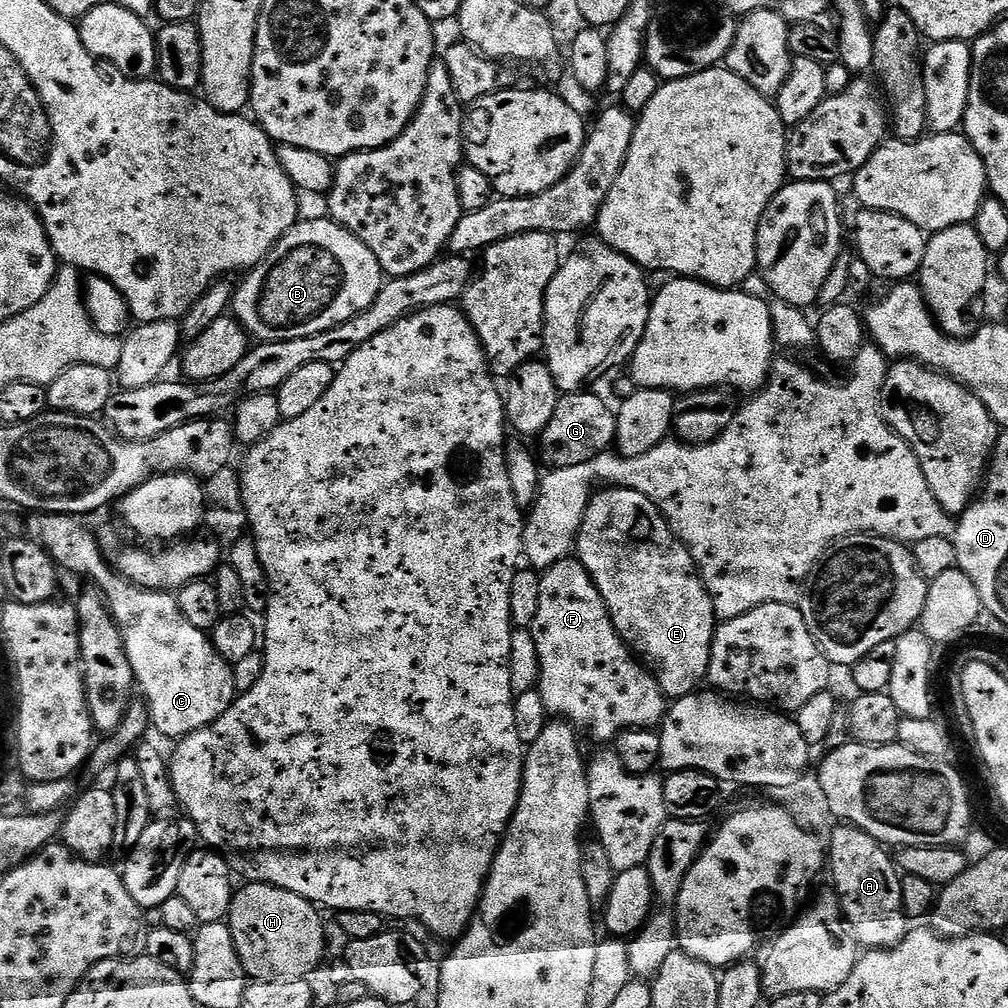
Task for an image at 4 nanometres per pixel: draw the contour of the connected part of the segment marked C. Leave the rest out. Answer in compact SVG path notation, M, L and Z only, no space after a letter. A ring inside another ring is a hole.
M32 514L27 517L26 532L35 540L61 569L69 568L76 576L88 580L89 585L104 598L108 605L108 613L114 618L118 630L122 634L122 642L126 650L126 658L130 658L132 678L135 687L142 695L143 703L148 706L148 718L153 729L156 728L164 736L183 738L210 726L236 699L236 676L233 665L225 662L214 650L209 633L198 630L198 626L190 626L186 618L178 610L178 602L172 592L155 592L153 588L140 588L120 575L111 563L104 561L105 549L96 540L91 530L84 525L83 519L67 514Z

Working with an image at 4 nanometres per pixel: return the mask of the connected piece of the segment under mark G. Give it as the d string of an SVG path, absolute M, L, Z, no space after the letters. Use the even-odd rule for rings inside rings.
M592 390L561 395L560 401L556 403L554 418L546 422L539 434L539 459L549 469L582 466L582 462L590 462L590 458L609 451L615 445L617 419L614 408L611 408L602 397L595 396Z

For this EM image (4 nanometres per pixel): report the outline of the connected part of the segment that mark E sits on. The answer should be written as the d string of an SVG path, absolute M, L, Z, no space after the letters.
M623 486L605 487L588 501L575 549L576 558L602 594L616 632L650 665L665 696L677 700L697 691L708 676L718 617L688 548L673 534L660 508L637 491Z

